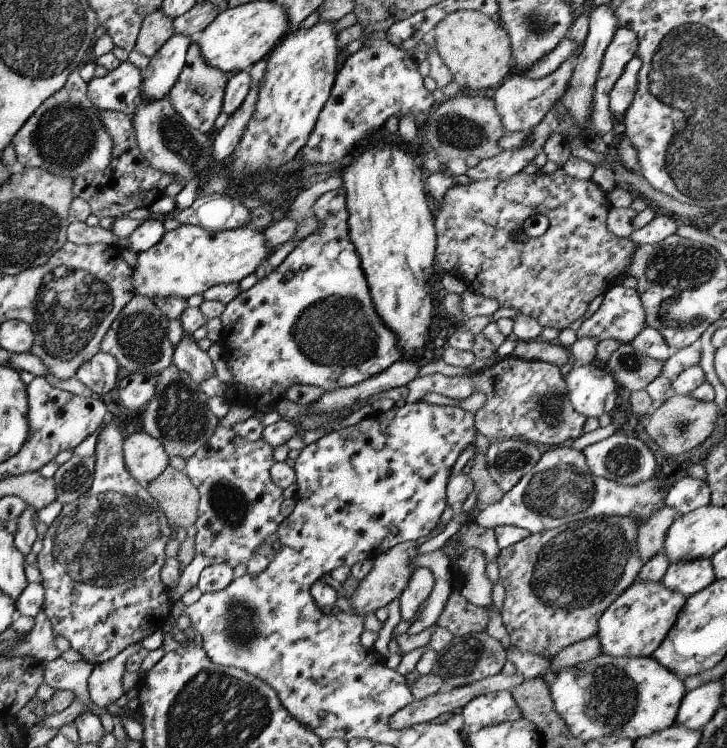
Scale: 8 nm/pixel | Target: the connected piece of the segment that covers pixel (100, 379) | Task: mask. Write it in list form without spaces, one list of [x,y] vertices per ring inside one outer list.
[[[97,351],[87,359],[74,374],[74,377],[99,398],[115,388],[117,382],[118,362],[109,353]]]

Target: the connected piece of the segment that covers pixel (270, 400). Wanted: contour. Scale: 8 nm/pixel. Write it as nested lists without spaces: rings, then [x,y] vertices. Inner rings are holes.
[[[343,187],[321,194],[311,206],[313,218],[320,223],[318,229],[302,238],[270,273],[241,289],[218,316],[222,323],[218,343],[233,377],[231,385],[237,389],[238,400],[257,409],[259,415],[261,407],[272,410],[290,386],[309,385],[324,392],[350,387],[378,375],[401,358],[395,335],[375,312],[359,257],[348,238],[345,201]]]

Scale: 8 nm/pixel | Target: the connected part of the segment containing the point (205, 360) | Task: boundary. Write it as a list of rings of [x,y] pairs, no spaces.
[[[184,335],[174,348],[172,363],[198,383],[215,374],[207,353]]]

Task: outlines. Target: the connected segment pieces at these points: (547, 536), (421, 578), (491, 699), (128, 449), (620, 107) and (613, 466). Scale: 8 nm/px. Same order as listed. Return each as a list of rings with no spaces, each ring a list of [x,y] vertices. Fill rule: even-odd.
[[[607,515],[589,517],[582,521],[570,522],[554,529],[541,531],[538,533],[529,533],[523,540],[499,549],[496,556],[498,564],[498,580],[504,588],[503,605],[500,616],[503,626],[506,628],[510,638],[510,646],[522,653],[540,654],[543,650],[549,650],[555,654],[562,648],[568,647],[573,643],[588,639],[595,636],[598,631],[598,618],[600,614],[618,597],[633,581],[637,580],[636,576],[644,560],[639,556],[636,549],[636,536],[638,531],[638,522],[630,516]]]
[[[416,567],[411,571],[406,585],[400,592],[400,620],[407,622],[413,618],[417,606],[427,598],[433,586],[433,574],[427,567]]]
[[[509,690],[493,691],[475,697],[462,706],[460,712],[463,726],[468,731],[522,717]]]
[[[138,428],[124,438],[122,451],[128,473],[143,484],[149,484],[168,466],[169,456],[161,442]]]
[[[633,55],[633,58],[625,63],[619,78],[613,83],[613,88],[609,91],[608,107],[610,113],[613,116],[621,116],[618,117],[619,119],[622,118],[633,98],[641,65],[639,57]]]
[[[614,432],[603,440],[586,446],[582,451],[587,468],[596,476],[617,484],[632,487],[651,479],[655,472],[653,454],[645,447],[639,437],[633,438]]]

